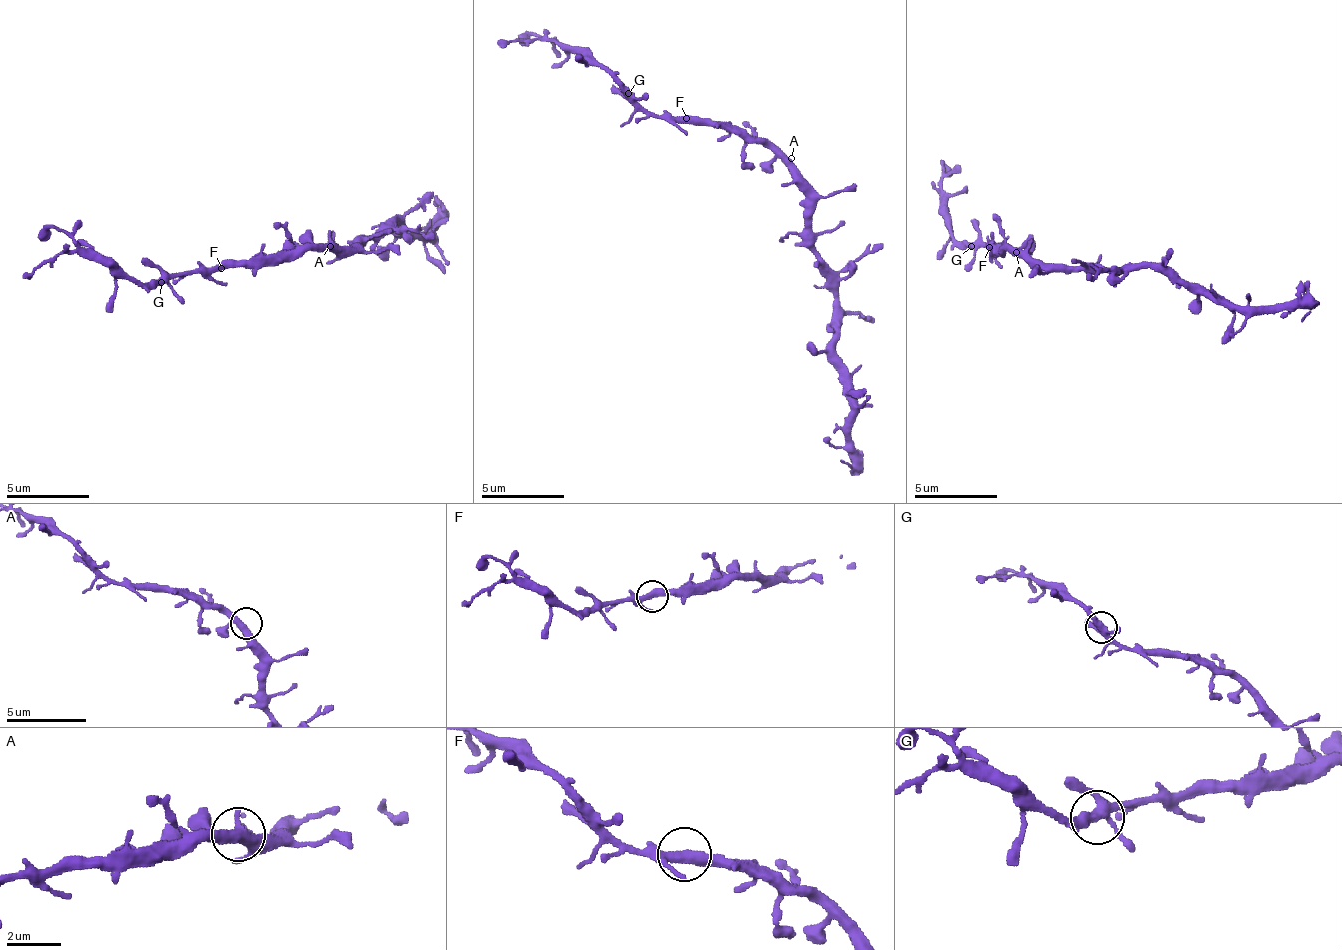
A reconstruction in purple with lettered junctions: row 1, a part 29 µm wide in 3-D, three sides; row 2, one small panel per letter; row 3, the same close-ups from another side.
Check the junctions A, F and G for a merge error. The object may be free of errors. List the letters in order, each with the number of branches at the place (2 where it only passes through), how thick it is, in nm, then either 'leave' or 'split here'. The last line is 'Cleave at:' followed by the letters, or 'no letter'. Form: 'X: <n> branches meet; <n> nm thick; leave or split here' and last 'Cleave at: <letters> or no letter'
A: 3 branches meet; 360 nm thick; leave
F: 3 branches meet; 320 nm thick; leave
G: 4 branches meet; 340 nm thick; leave
Cleave at: no letter

